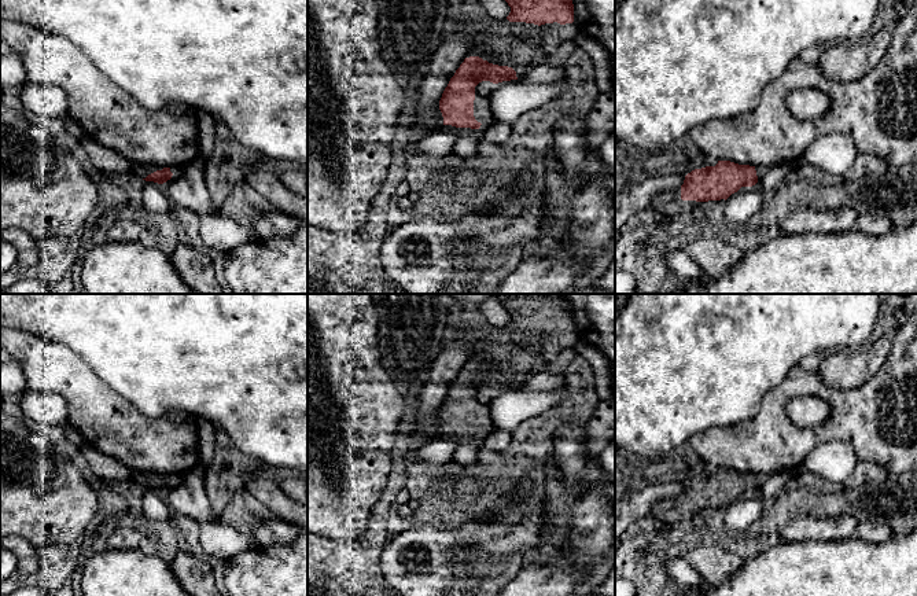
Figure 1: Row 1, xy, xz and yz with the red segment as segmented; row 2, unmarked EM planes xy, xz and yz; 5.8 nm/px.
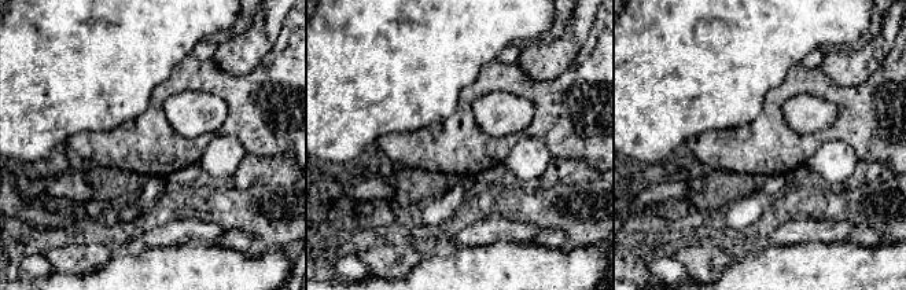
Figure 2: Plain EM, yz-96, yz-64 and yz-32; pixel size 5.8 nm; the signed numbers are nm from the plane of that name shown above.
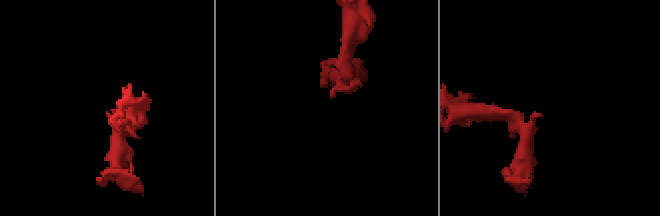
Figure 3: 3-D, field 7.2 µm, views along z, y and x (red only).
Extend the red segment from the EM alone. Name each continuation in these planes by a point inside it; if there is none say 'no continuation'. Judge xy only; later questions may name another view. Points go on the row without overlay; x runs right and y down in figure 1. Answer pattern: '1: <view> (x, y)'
1: xy (140, 479)

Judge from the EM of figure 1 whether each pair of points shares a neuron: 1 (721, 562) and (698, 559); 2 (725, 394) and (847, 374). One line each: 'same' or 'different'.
1: same
2: different

